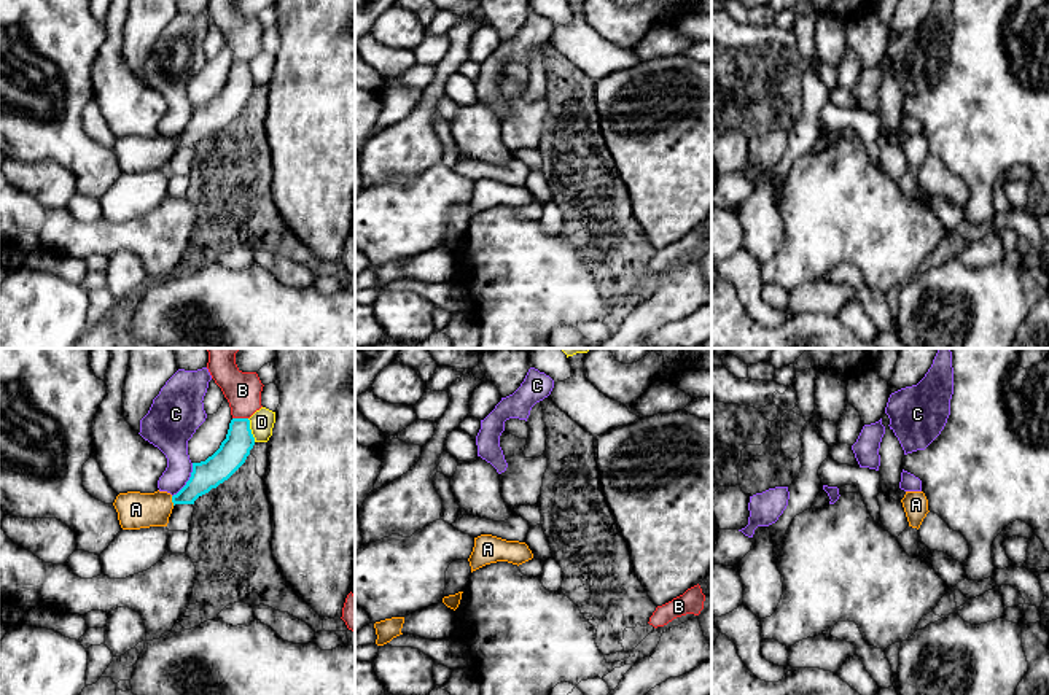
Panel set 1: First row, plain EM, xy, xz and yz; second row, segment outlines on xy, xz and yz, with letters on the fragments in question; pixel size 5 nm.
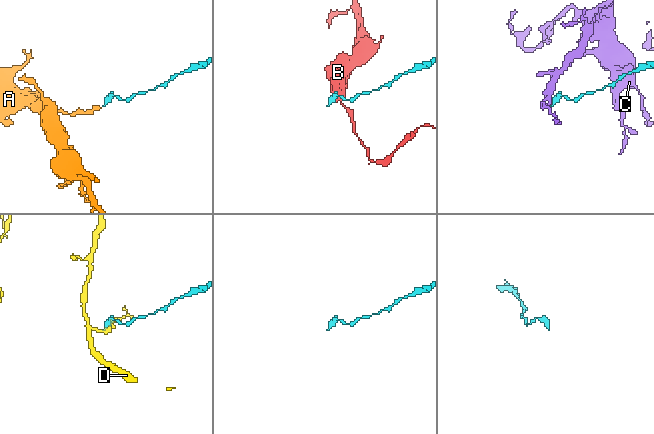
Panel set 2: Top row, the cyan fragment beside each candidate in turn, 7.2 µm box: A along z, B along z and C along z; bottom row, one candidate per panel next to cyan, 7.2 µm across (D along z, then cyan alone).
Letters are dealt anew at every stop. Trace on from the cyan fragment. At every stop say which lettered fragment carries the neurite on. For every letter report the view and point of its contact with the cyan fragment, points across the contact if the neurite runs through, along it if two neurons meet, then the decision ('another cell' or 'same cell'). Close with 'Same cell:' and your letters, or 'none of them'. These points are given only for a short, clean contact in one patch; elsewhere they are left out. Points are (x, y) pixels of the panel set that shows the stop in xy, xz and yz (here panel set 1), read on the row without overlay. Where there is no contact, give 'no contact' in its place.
A: contact xy (172, 145); way xy (207, 118), (187, 139), (172, 145), (153, 153), (136, 153); same cell
B: contact xy (241, 62); border xy (233, 61), (247, 62); another cell
C: contact xy (188, 124); border xy (193, 107), (190, 123), (172, 140); another cell
D: contact xy (250, 73); another cell
Same cell: A

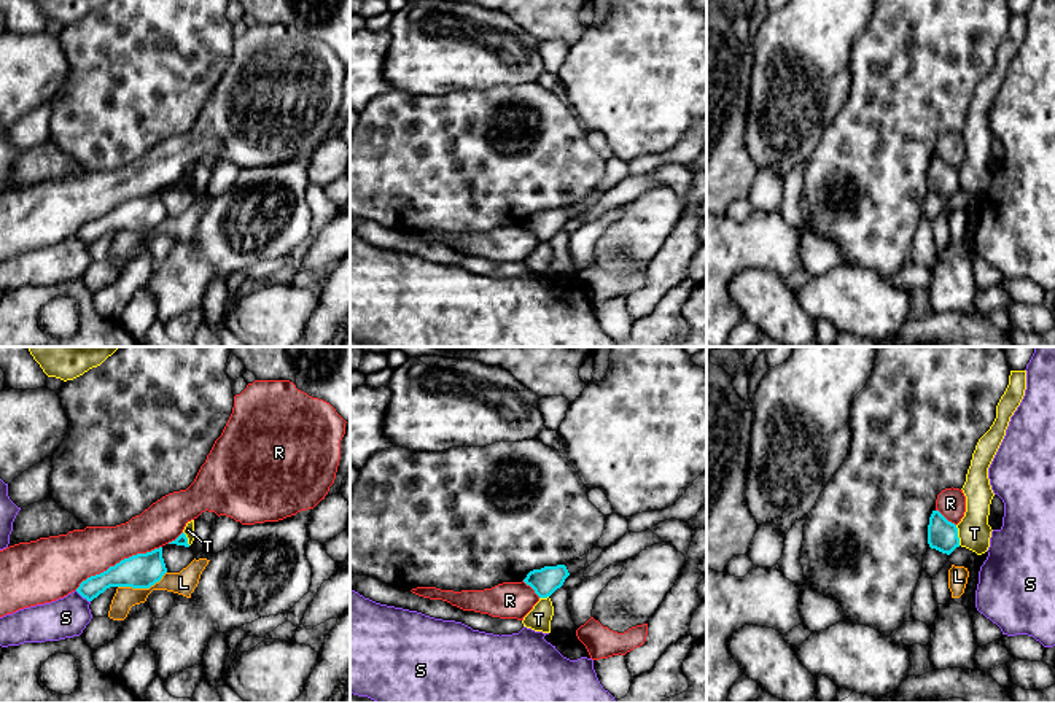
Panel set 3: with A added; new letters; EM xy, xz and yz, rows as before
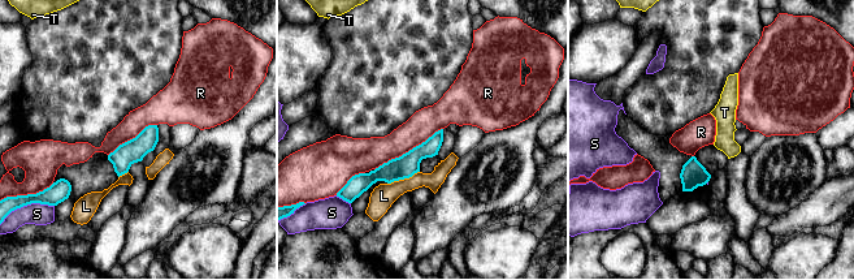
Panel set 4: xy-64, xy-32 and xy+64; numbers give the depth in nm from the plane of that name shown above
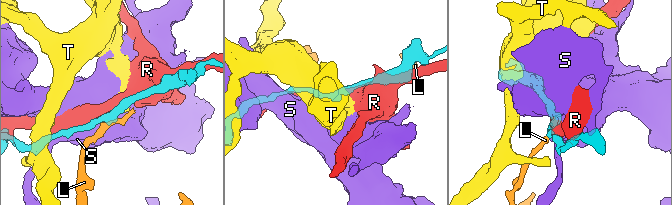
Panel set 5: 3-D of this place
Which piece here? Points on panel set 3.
L: contact xy (142, 231); another cell
R: contact xy (120, 205); another cell
S: contact xy (83, 240); another cell
T: contact yz (957, 178); border yz (955, 169), (960, 188); another cell
Same cell: none of them

